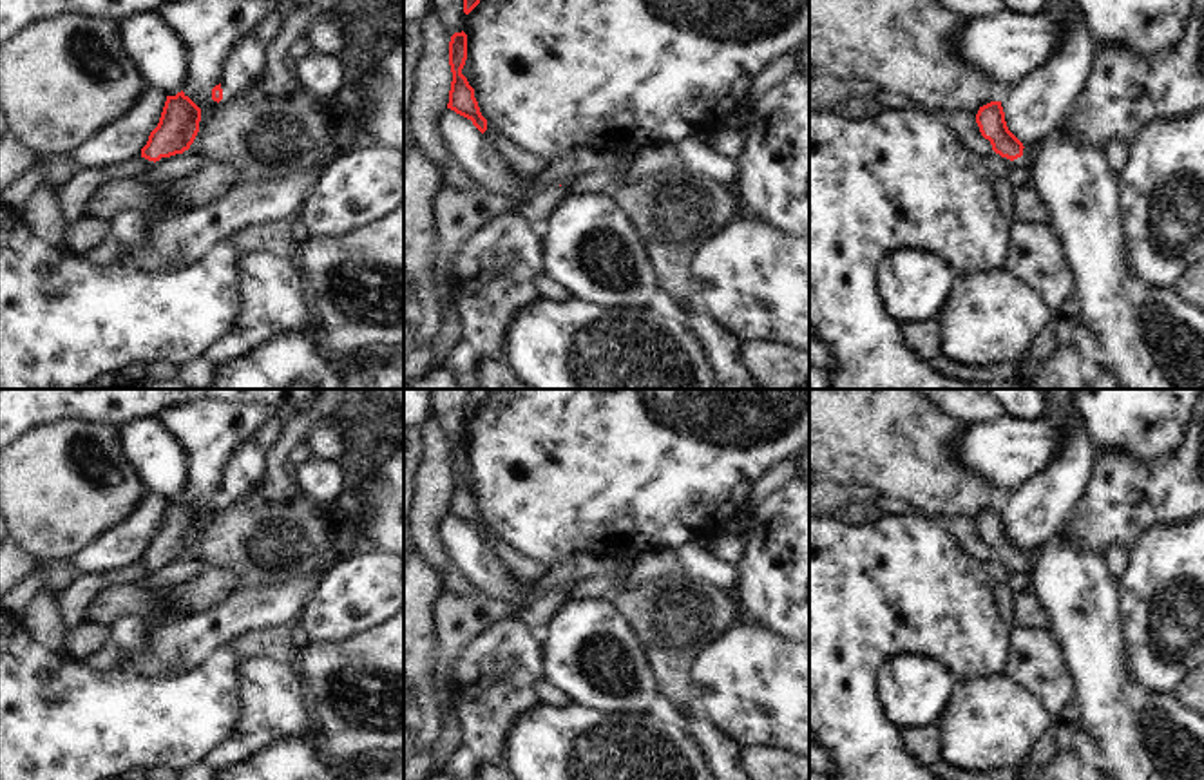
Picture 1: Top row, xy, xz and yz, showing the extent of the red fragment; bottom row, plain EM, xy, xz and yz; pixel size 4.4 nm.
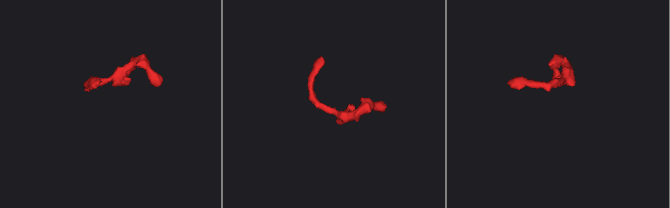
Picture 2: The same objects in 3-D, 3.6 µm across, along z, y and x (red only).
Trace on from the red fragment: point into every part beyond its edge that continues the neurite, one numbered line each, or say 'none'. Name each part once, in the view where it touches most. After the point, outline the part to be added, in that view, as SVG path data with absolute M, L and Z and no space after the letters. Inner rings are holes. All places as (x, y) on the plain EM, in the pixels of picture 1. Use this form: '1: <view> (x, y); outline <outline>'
1: yz (1025, 565); outline M1025 552L1025 554L1023 554L1023 561L1018 563L1018 565L1014 565L1014 566L1010 566L1010 568L1012 568L1012 572L1016 572L1016 574L1028 574L1030 568L1032 568L1032 552Z

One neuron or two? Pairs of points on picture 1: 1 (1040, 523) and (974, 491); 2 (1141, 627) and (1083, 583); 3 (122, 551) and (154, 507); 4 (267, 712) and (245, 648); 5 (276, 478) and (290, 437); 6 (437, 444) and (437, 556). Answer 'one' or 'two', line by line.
1: two
2: two
3: one
4: two
5: one
6: one

